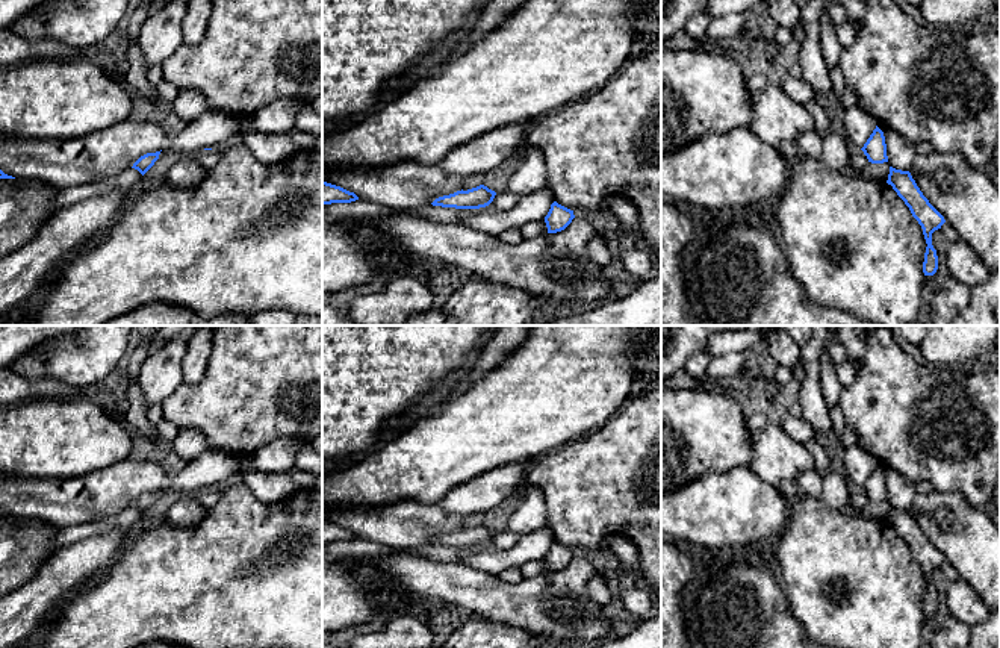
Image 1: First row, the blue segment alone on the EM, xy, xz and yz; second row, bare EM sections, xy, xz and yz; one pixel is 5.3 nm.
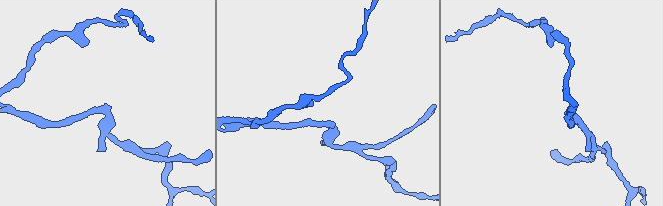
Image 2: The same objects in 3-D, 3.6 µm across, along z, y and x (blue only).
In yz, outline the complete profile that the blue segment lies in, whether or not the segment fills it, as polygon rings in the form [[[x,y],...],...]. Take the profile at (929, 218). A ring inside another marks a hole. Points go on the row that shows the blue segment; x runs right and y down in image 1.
[[[890,167],[888,185],[897,192],[897,195],[909,207],[912,217],[923,229],[926,239],[926,253],[923,262],[924,276],[933,276],[938,269],[936,250],[932,245],[932,233],[946,223],[944,217],[929,203],[923,195],[909,171],[902,171]]]

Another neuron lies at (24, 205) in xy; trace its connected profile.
[[[0,179],[0,260],[36,235],[54,212],[57,192],[32,179]]]

